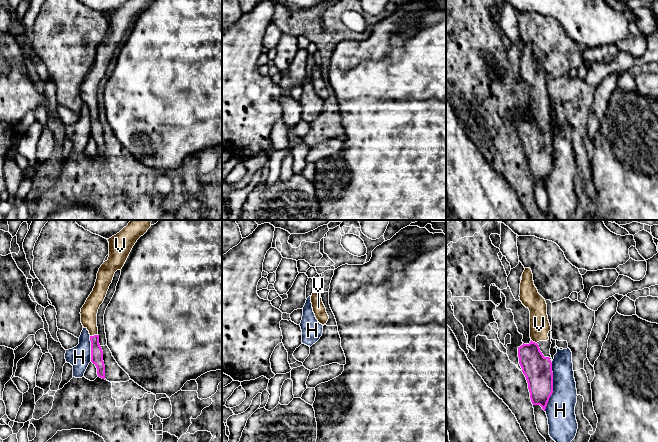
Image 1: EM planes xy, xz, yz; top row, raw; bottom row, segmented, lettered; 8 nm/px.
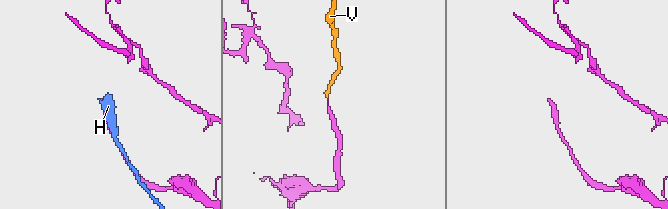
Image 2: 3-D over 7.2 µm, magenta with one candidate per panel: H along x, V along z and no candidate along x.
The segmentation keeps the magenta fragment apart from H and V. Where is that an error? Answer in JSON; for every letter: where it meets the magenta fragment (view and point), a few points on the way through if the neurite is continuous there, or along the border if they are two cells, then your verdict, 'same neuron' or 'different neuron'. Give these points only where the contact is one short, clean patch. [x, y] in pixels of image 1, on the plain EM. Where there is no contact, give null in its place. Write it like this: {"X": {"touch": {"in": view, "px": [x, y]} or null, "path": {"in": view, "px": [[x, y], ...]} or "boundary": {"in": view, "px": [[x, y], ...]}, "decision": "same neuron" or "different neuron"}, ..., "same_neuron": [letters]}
{"H": {"touch": {"in": "yz", "px": [552, 162]}, "decision": "different neuron"}, "V": {"touch": {"in": "xy", "px": [94, 111]}, "path": {"in": "xy", "px": [[96, 127], [94, 111], [89, 97], [89, 87]]}, "decision": "same neuron"}, "same_neuron": ["V"]}

